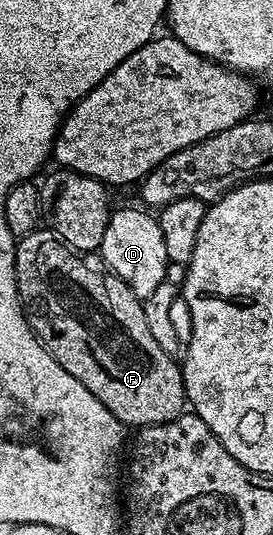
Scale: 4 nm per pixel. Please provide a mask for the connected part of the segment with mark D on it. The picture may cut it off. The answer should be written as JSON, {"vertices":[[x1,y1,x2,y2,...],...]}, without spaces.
{"vertices":[[115,208,111,212,108,227,104,227,100,256,107,269,129,287,131,298,144,299,167,280,166,269,168,270,170,260,164,247,164,235,160,232,157,216,145,208,137,208]]}

